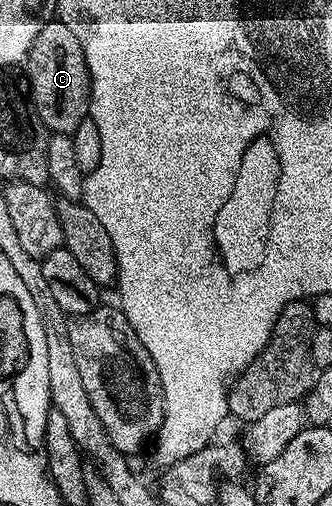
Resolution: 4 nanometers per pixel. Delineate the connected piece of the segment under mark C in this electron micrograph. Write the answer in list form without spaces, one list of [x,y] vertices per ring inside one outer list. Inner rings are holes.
[[[51,18],[36,34],[24,61],[24,75],[29,80],[30,98],[47,133],[73,134],[90,115],[90,71],[80,46],[80,38],[68,30],[63,20]]]

